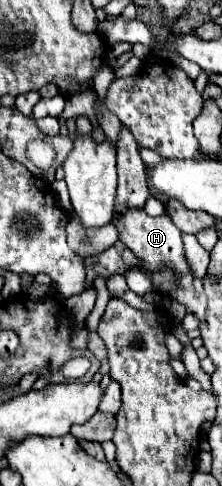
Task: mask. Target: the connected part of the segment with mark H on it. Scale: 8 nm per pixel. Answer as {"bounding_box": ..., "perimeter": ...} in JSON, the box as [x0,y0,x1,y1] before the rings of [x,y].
{"bounding_box":[112,209,190,273],"perimeter":[[[126,209],[122,213],[114,213],[112,225],[116,225],[120,241],[138,257],[142,259],[146,269],[158,271],[162,265],[172,267],[178,273],[186,273],[190,269],[190,263],[184,255],[184,245],[182,245],[182,233],[180,229],[172,223],[168,215],[160,217],[150,217],[144,209]]]}

